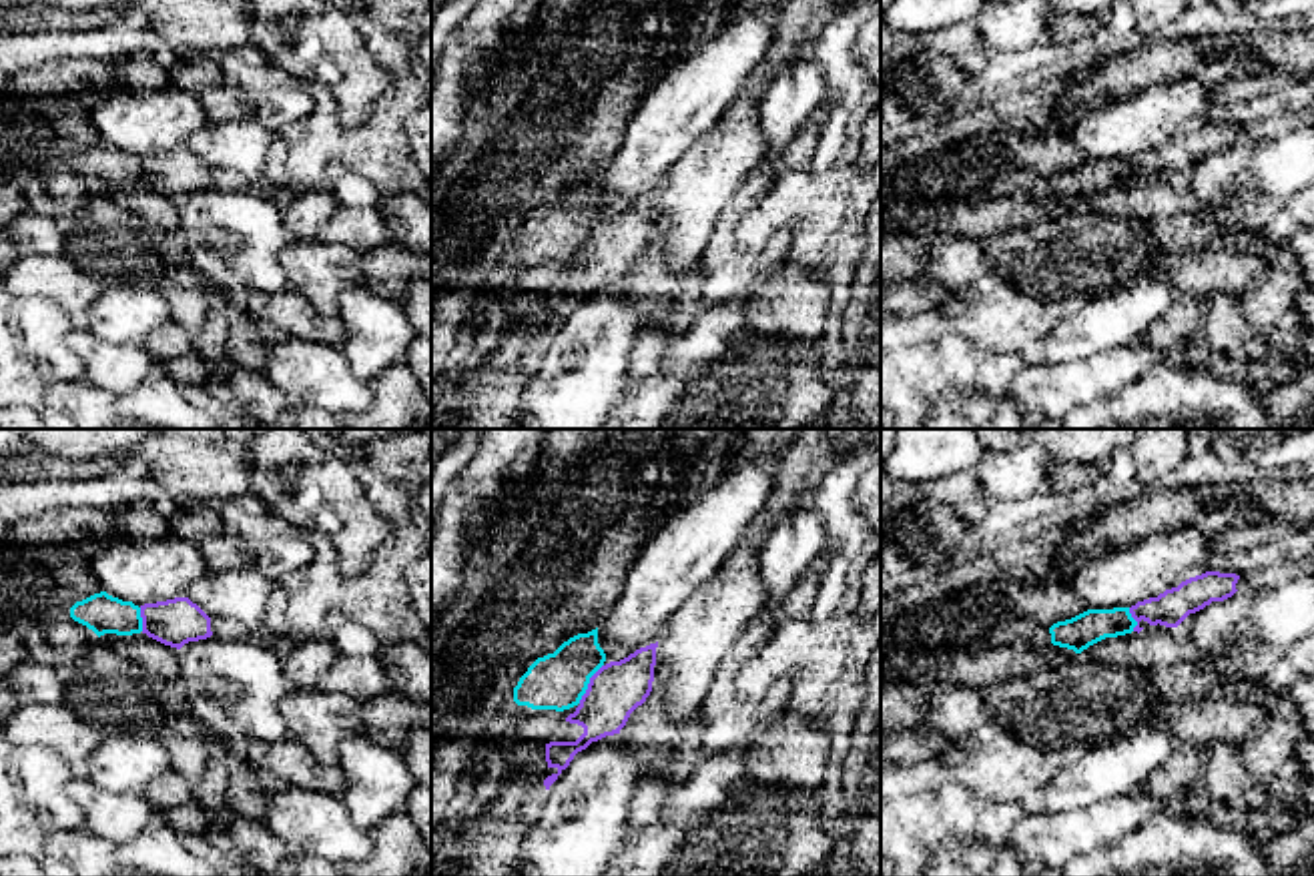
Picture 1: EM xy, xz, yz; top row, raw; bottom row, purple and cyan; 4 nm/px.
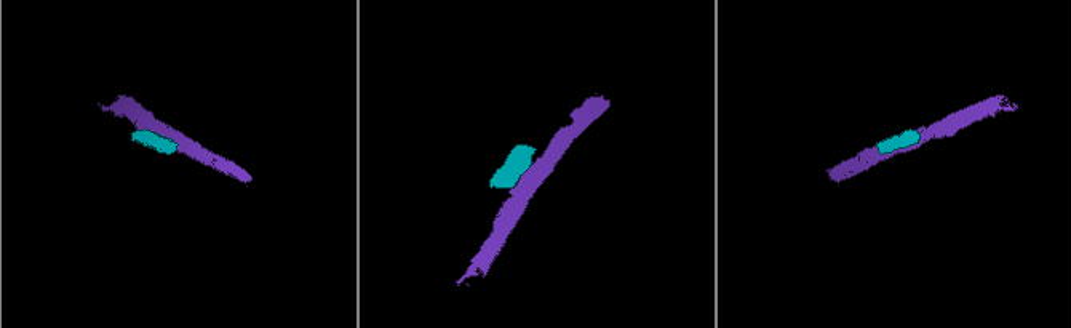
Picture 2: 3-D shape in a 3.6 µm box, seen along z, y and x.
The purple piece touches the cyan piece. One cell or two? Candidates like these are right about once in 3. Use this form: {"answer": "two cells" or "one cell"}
{"answer": "two cells"}

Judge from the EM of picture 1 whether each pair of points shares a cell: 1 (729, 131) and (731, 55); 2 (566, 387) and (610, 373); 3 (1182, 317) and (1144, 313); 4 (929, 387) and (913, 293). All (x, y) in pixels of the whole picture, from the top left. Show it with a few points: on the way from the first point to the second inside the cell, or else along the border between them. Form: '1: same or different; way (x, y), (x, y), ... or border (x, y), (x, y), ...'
1: different; border (749, 81), (699, 141)
2: same; way (576, 383), (586, 373), (600, 373)
3: different; border (1182, 299), (1134, 341)
4: same; way (905, 363), (903, 317)

